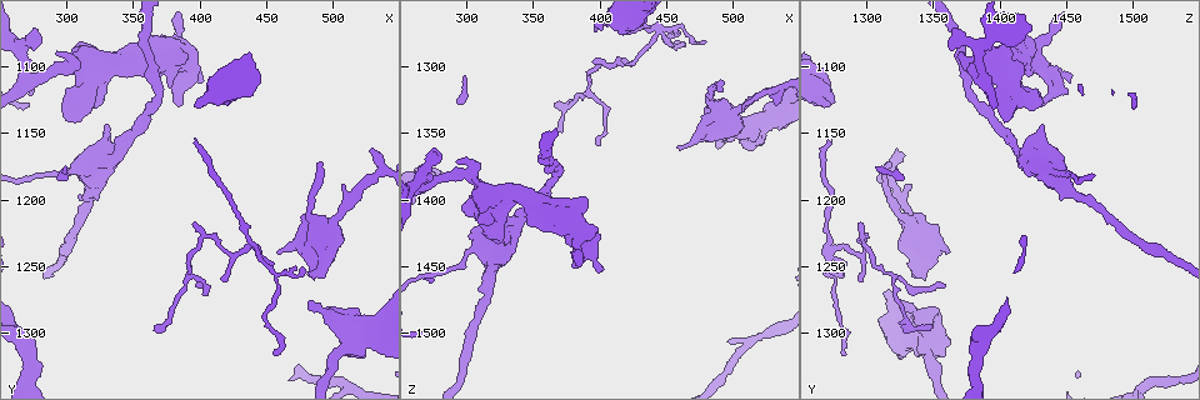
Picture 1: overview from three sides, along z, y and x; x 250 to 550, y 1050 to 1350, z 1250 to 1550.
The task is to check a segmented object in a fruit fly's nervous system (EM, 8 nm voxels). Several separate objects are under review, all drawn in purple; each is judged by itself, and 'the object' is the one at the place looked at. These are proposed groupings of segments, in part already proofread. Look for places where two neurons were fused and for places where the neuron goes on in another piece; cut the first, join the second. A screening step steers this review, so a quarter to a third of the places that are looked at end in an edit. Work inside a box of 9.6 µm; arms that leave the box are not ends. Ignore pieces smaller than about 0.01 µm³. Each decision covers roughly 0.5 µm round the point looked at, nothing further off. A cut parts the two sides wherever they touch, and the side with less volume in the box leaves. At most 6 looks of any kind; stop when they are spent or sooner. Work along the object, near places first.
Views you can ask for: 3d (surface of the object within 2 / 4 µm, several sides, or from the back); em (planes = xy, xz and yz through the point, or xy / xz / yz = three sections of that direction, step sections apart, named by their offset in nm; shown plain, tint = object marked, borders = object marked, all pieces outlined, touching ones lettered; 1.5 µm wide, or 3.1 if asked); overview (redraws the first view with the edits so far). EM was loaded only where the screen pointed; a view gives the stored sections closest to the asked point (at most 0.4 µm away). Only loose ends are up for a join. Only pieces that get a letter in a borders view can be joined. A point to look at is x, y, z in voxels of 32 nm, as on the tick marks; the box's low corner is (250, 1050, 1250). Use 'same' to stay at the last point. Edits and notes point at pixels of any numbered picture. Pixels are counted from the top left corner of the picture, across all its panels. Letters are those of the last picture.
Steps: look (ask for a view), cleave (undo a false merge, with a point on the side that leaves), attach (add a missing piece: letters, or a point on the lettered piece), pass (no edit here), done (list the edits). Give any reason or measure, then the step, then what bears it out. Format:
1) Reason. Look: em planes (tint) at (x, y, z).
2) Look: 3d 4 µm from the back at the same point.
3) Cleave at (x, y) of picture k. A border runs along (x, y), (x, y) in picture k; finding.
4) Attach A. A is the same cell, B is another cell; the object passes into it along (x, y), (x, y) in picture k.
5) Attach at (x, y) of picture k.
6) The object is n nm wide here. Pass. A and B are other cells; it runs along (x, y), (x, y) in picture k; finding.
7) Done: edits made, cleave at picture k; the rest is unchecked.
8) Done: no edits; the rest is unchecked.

Look: 3d 4 µm at (528, 1162, 1322).

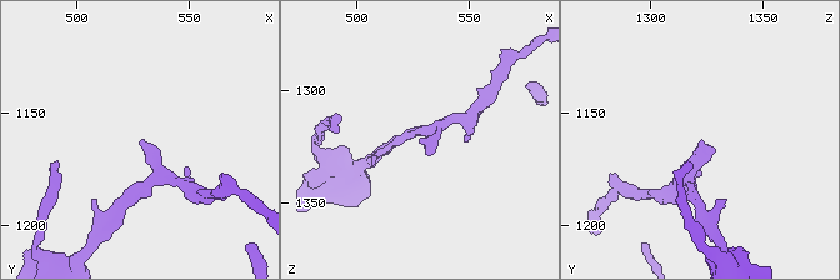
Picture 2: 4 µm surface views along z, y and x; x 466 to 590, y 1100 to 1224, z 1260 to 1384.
Look: em planes (borders) at (529, 1162, 1321).

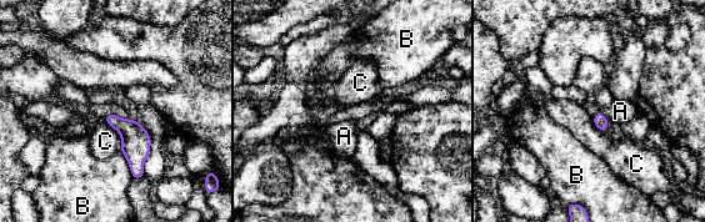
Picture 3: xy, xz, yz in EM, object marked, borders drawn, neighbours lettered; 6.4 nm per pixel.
Attach A. A is the same cell, B and C are other cells; the object passes into it along (600, 121), (604, 116), (620, 111) in picture 3; it goes on there.

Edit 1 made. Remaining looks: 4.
Look: overview.

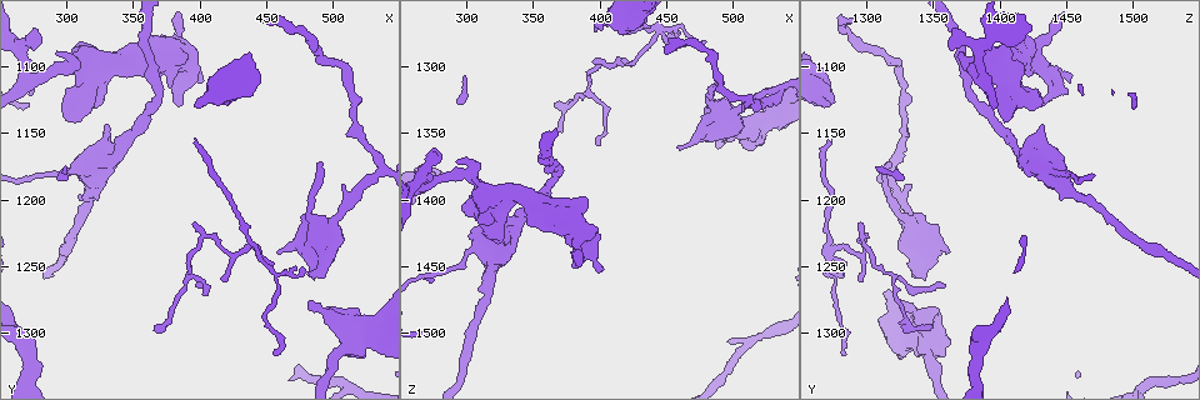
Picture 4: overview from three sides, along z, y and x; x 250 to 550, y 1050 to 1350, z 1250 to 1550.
Sudden change in width. Look: 3d 2 µm at (498, 1320, 1350).

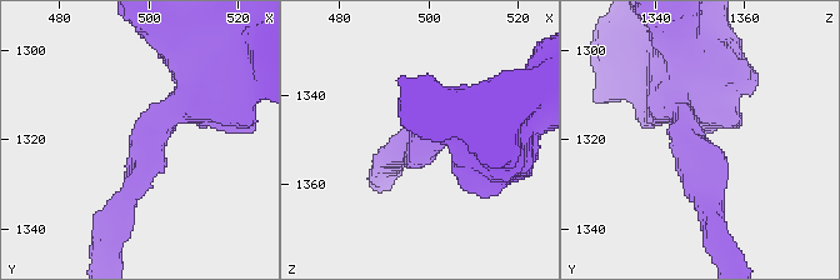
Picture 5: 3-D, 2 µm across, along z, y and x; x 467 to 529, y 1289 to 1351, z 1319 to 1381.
The arms are 190, 440 nm wide. Look: em xz step 4 (tint) at (500, 1322, 1348).

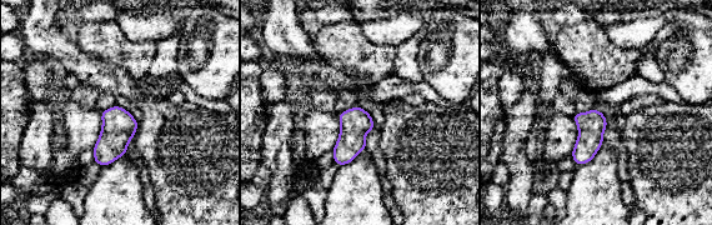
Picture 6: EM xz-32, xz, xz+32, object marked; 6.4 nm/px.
Another direction. Look: em planes (borders) at the same point.

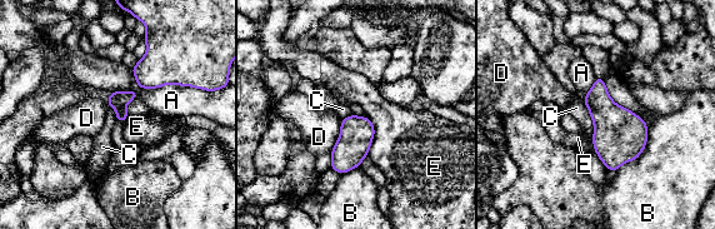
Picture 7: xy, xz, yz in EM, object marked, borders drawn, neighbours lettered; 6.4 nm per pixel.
Pass. A, B, C, D and E are other cells; a border runs along (341, 119), (339, 137), (330, 150) in picture 7; one neuron here.

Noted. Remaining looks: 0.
Done: edits made, attach at picture 3; the rest is unchecked.

